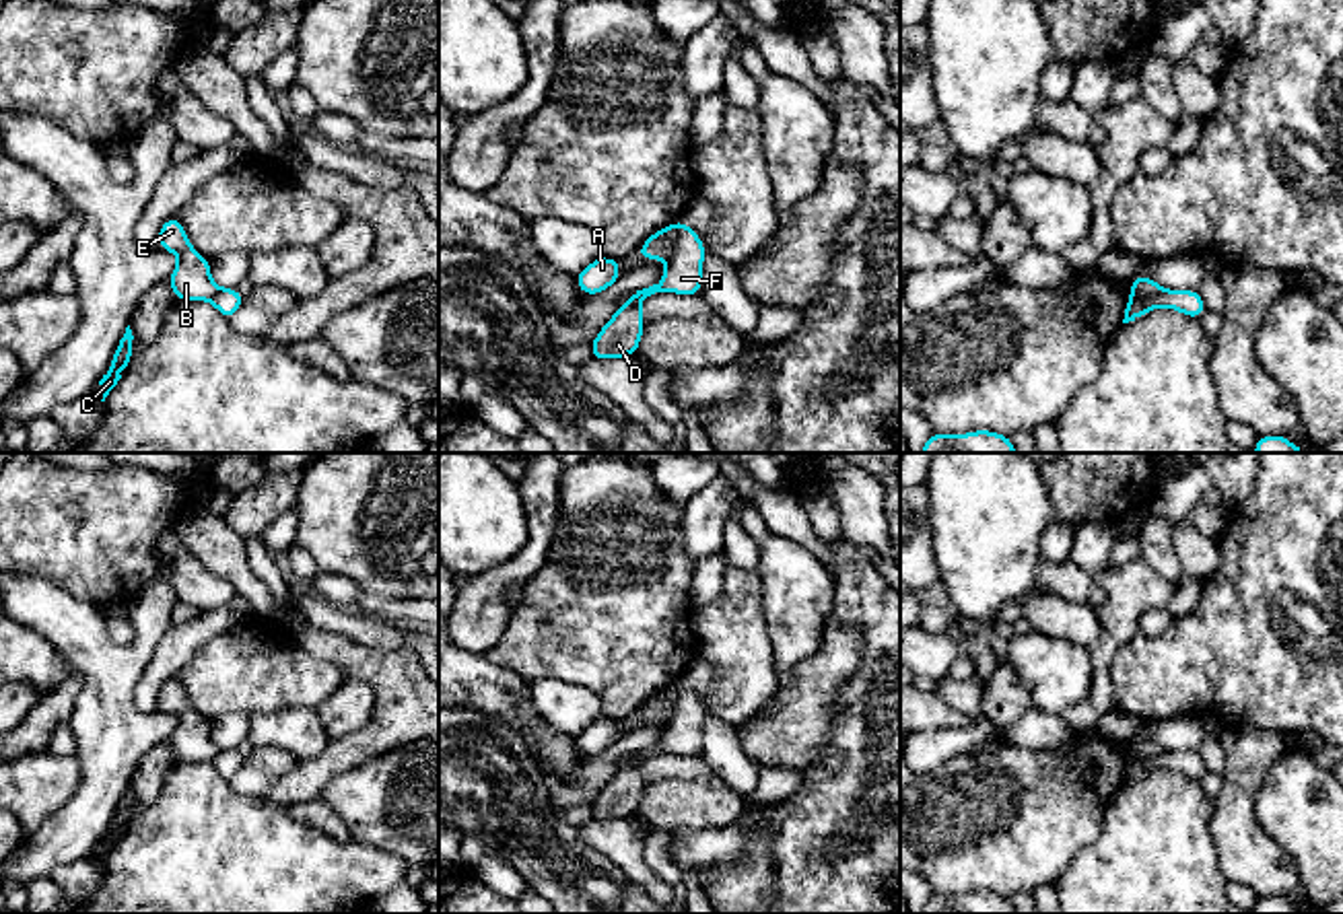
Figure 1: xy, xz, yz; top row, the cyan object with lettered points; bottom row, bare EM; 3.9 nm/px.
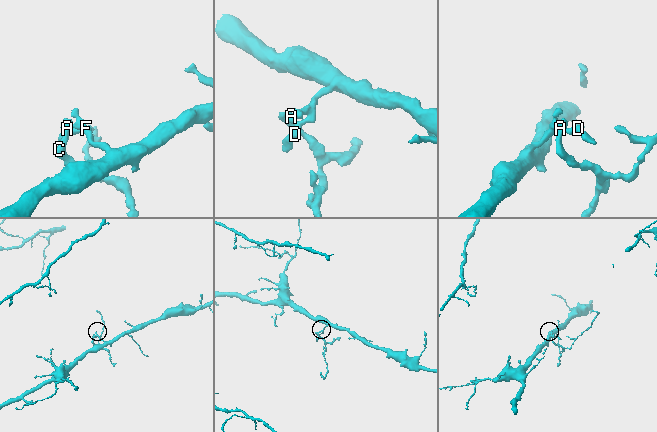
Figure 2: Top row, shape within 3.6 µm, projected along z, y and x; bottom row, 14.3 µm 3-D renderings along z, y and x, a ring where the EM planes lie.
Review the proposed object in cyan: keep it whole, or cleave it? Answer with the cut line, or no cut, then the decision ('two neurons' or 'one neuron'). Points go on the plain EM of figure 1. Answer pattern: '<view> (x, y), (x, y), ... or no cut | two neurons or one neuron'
xz (674, 686), (674, 715), (668, 723) | two neurons

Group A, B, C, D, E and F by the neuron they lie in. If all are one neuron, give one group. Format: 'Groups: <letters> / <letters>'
Groups: A B C E / D F

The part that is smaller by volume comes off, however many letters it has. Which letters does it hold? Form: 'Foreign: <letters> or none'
Foreign: A, B, C, E

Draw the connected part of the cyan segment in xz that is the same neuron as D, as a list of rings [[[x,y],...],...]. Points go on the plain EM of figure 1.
[[[682,681],[676,688],[676,708],[667,723],[665,737],[643,751],[624,755],[628,766],[616,770],[612,780],[601,788],[601,793],[591,803],[591,819],[628,819],[639,813],[643,799],[645,780],[641,776],[641,764],[655,753],[676,753],[694,758],[700,755],[702,747],[702,723],[707,706],[698,700],[696,692]]]

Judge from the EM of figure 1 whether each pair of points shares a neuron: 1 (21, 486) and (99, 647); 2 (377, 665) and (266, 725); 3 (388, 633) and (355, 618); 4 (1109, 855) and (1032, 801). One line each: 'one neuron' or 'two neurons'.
1: two neurons
2: two neurons
3: one neuron
4: two neurons

